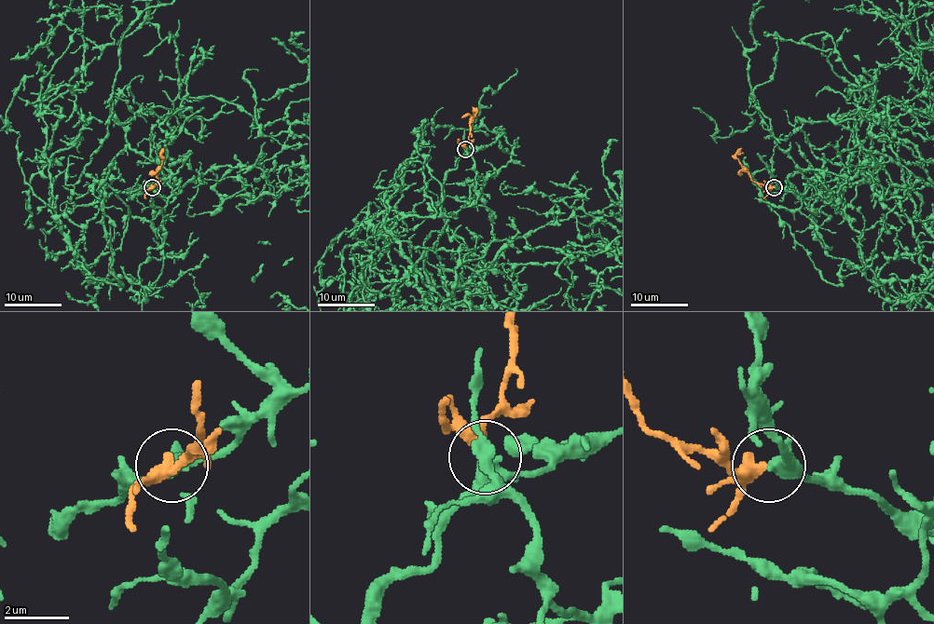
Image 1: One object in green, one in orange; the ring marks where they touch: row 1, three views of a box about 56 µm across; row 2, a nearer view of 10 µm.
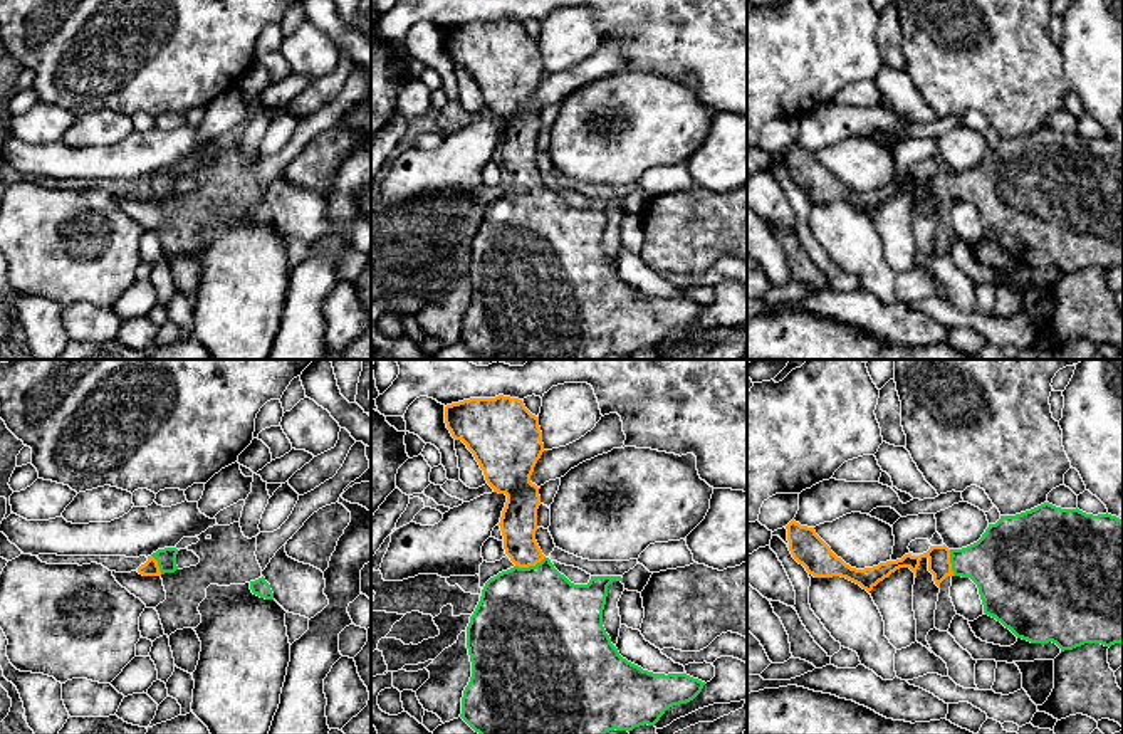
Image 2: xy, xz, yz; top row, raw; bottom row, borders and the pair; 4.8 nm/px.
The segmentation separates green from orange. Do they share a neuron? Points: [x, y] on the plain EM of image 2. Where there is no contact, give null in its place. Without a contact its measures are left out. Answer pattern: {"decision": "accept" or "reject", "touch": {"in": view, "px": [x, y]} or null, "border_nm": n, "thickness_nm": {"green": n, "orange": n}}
{"decision": "accept", "touch": {"in": "xz", "px": [529, 190]}, "border_nm": 150, "thickness_nm": {"green": 500, "orange": 180}}

